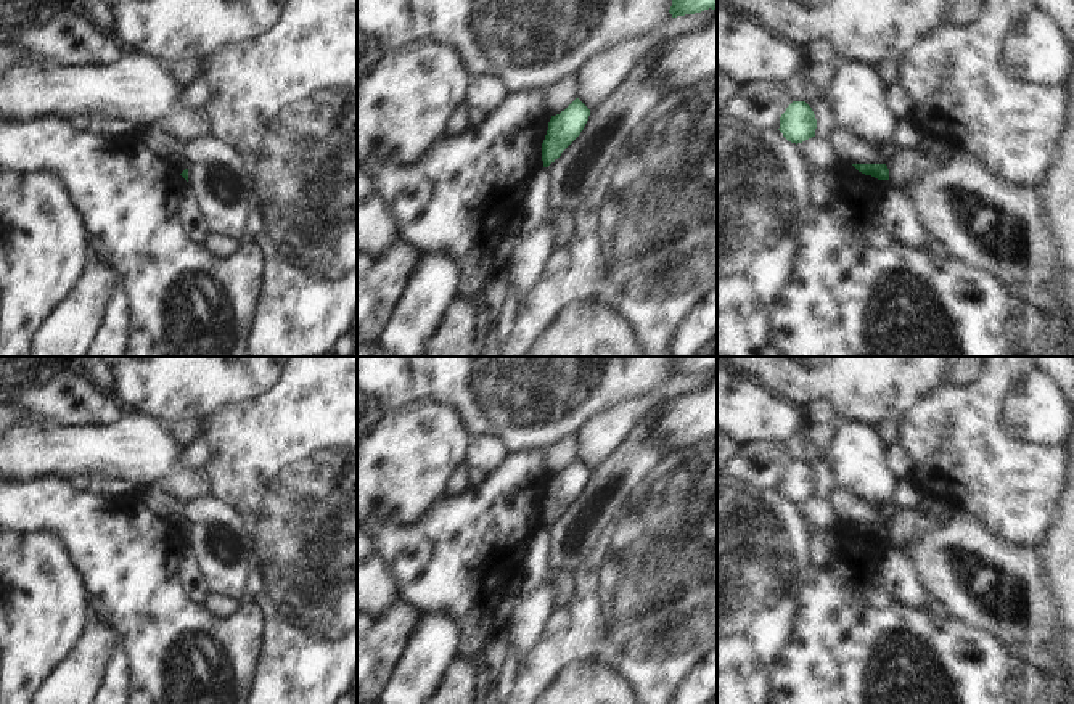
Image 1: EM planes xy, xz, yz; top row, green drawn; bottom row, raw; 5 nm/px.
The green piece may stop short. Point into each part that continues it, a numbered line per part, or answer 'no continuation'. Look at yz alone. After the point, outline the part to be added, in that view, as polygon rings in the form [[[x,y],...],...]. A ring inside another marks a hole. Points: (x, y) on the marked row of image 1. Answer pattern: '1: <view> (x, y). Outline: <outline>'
no continuation.

